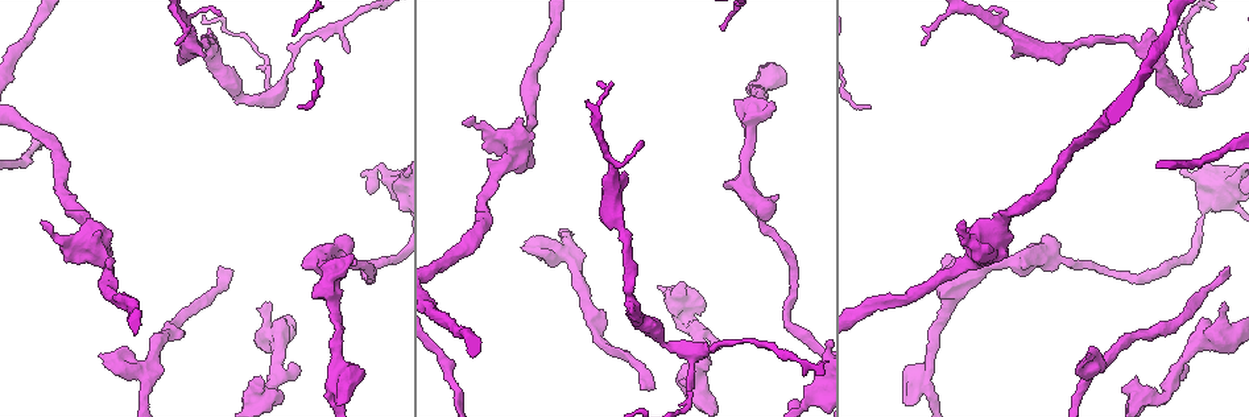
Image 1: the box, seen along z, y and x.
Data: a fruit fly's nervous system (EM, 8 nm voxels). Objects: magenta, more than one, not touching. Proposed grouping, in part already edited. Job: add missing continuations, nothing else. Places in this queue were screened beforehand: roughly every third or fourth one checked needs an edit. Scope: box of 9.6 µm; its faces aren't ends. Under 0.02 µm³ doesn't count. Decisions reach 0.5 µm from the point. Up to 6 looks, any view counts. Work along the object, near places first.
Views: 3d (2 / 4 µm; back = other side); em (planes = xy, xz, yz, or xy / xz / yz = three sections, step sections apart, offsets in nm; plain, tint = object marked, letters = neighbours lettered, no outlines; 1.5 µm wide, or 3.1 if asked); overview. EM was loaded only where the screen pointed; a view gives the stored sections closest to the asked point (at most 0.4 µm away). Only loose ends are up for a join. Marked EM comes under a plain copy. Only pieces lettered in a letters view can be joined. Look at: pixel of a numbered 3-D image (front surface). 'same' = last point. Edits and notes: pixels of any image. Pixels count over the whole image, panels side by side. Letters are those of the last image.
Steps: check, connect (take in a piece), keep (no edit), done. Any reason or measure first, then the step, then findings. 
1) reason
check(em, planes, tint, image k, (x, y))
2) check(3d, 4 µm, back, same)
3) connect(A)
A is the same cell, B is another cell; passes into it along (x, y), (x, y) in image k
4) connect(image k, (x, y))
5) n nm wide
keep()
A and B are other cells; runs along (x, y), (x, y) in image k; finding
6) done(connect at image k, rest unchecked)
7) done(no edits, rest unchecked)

check(em, xy, step 4, letters, image 1, (1202, 321))

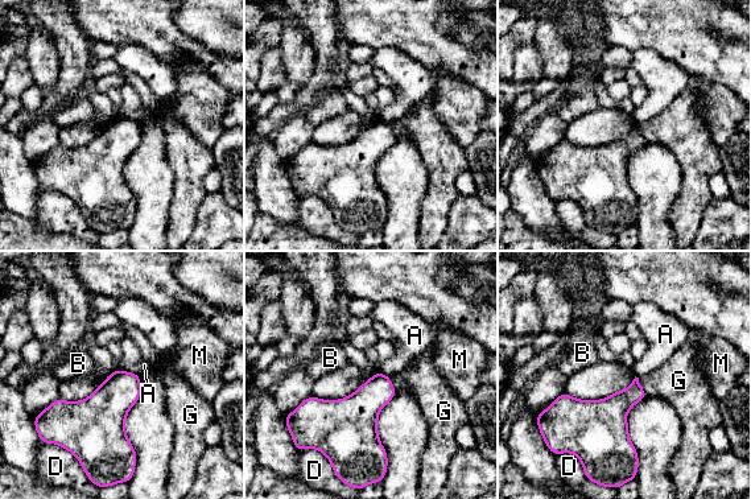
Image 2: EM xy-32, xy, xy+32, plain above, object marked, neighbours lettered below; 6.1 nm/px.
another direction
check(em, planes, letters, same)

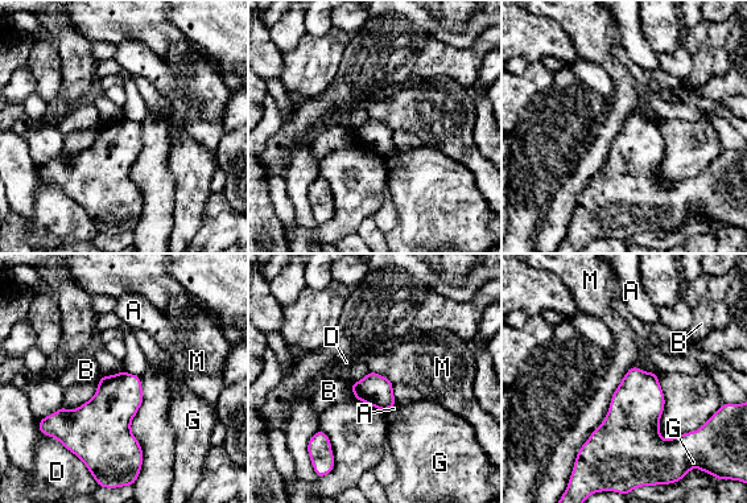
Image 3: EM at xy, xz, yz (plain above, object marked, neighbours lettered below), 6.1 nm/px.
keep()
A, B, D, G and M are other cells; border along (632, 365), (576, 456) in image 3; no lettered piece goes on from it

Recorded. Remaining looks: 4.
check(em, xz, step 8, letters, image 1, (644, 388))

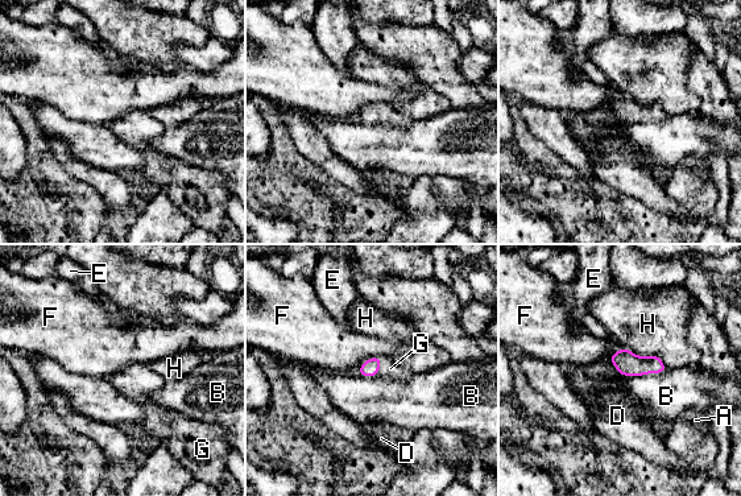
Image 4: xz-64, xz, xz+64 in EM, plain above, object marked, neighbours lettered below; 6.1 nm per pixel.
B touches over 260 nm
connect(G)
G is the same cell, A, B, D, E, F and H are other cells; passes into it along (371, 367), (380, 368), (390, 368) in image 4; the neuron continues

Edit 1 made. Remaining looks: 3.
check(overview)

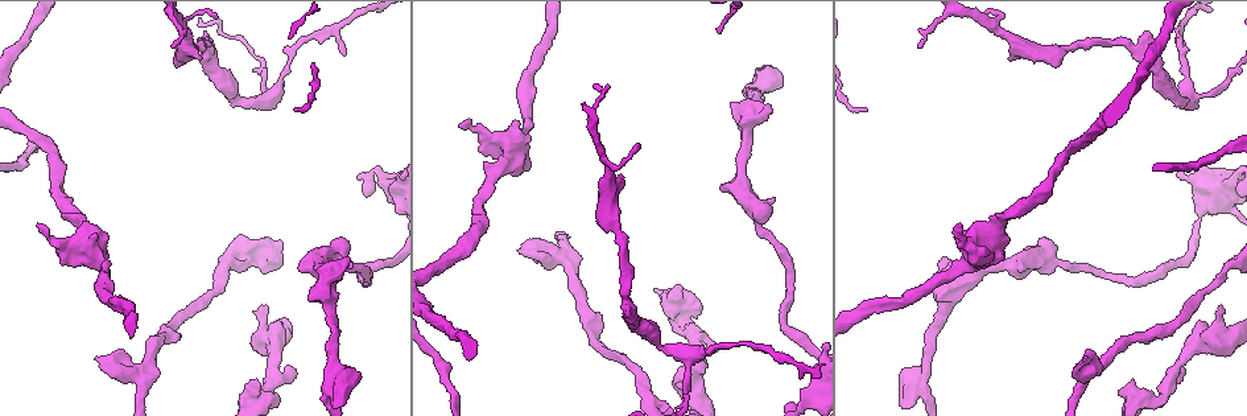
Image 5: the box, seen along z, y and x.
an open end
check(em, planes, letters, image 5, (460, 124))

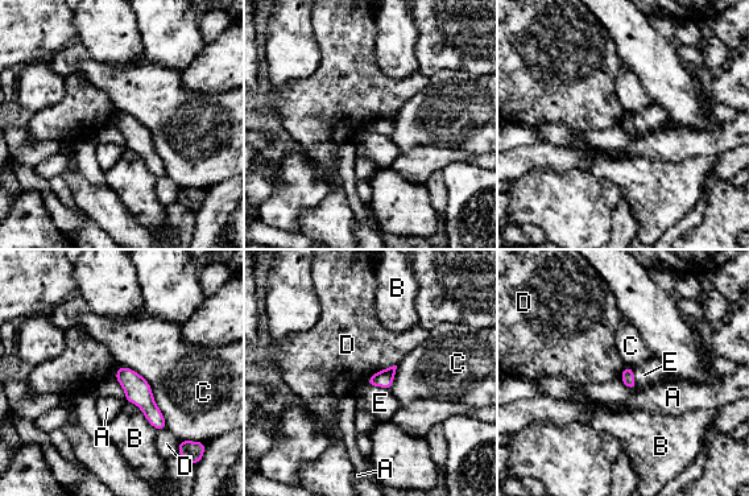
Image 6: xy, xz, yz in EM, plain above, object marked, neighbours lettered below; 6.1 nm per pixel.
C touches over 480 nm
keep()
A, B, C, D and E are other cells; border along (396, 364), (376, 371), (365, 381) in image 6; no lettered piece goes on from it

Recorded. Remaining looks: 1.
done(connect at image 4, rest unchecked)

